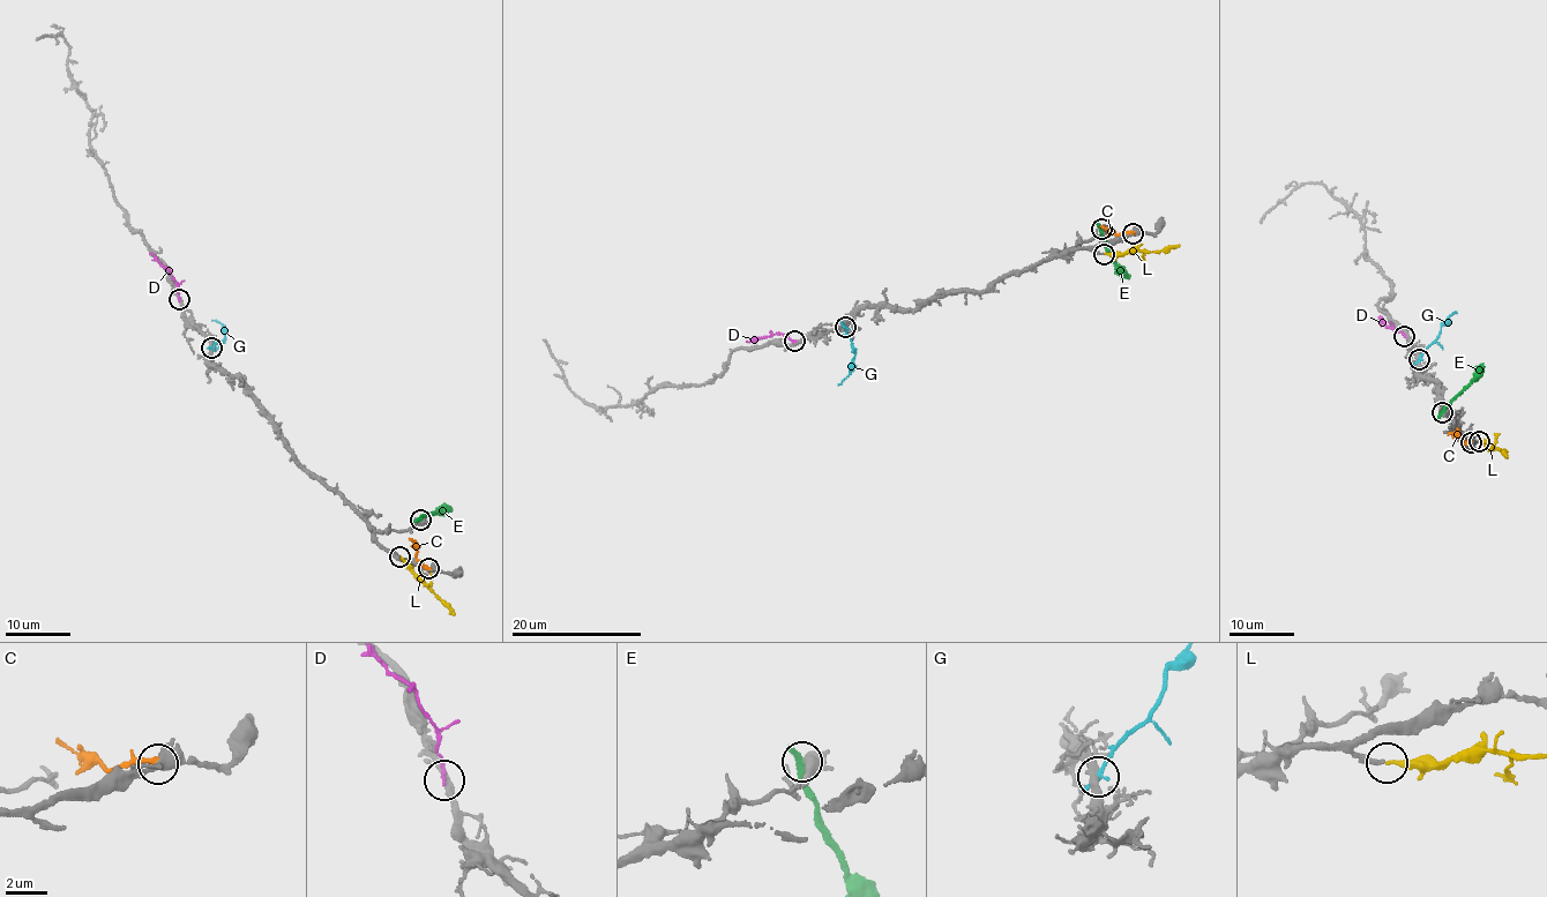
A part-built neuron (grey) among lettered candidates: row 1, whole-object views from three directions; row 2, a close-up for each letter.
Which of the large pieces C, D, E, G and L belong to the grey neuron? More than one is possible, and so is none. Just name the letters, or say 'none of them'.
L

